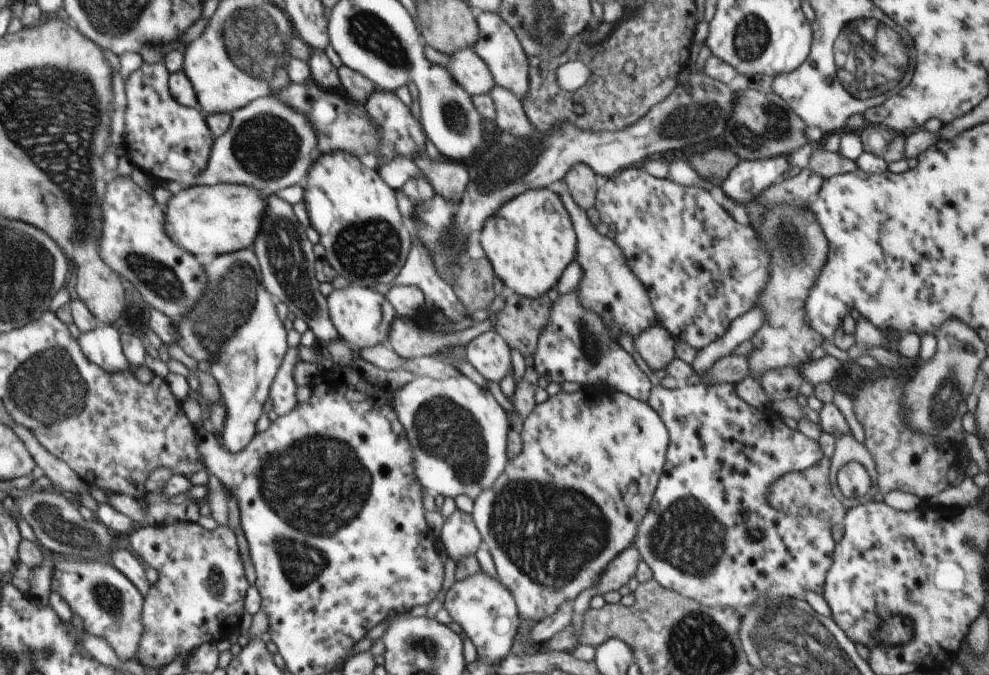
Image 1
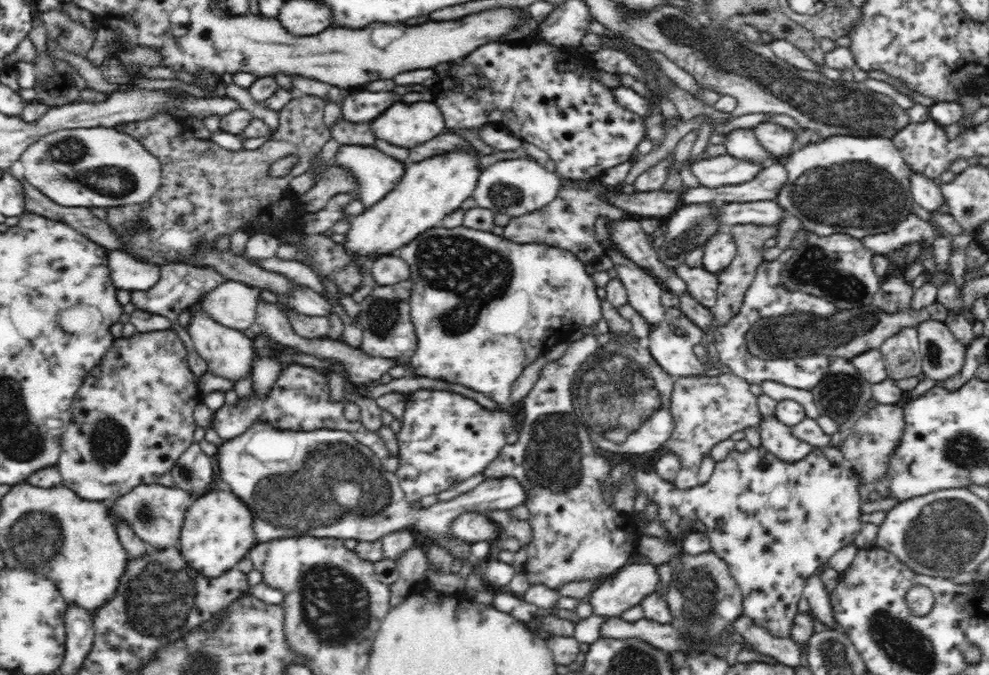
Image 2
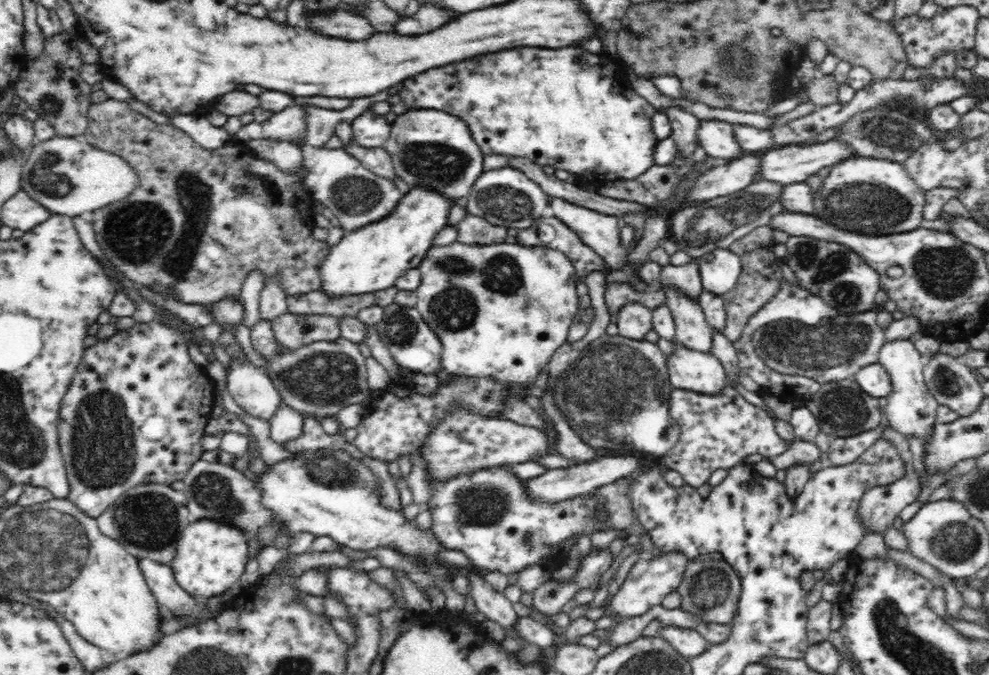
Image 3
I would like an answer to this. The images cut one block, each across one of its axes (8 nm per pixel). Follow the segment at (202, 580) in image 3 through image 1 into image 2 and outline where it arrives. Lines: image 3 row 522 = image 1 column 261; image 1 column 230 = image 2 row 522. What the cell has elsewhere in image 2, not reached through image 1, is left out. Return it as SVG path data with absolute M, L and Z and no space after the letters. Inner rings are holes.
M220 490L207 491L206 494L195 498L192 506L186 510L179 540L180 551L182 551L182 557L186 559L186 563L197 570L200 575L205 575L210 579L219 578L226 571L237 568L238 563L246 558L248 552L255 548L256 544L253 514L246 503L242 502L234 493Z

